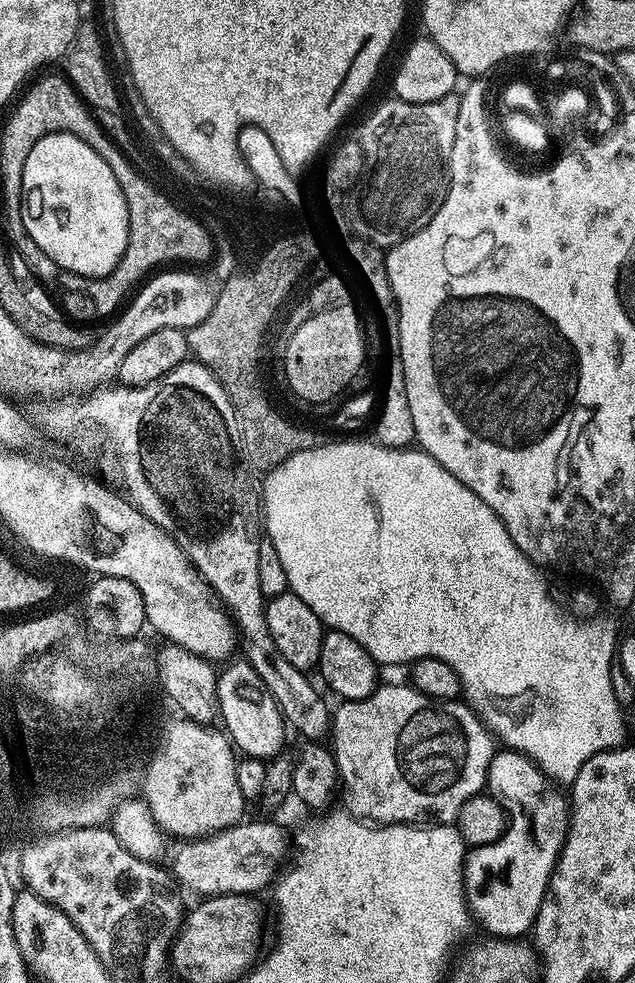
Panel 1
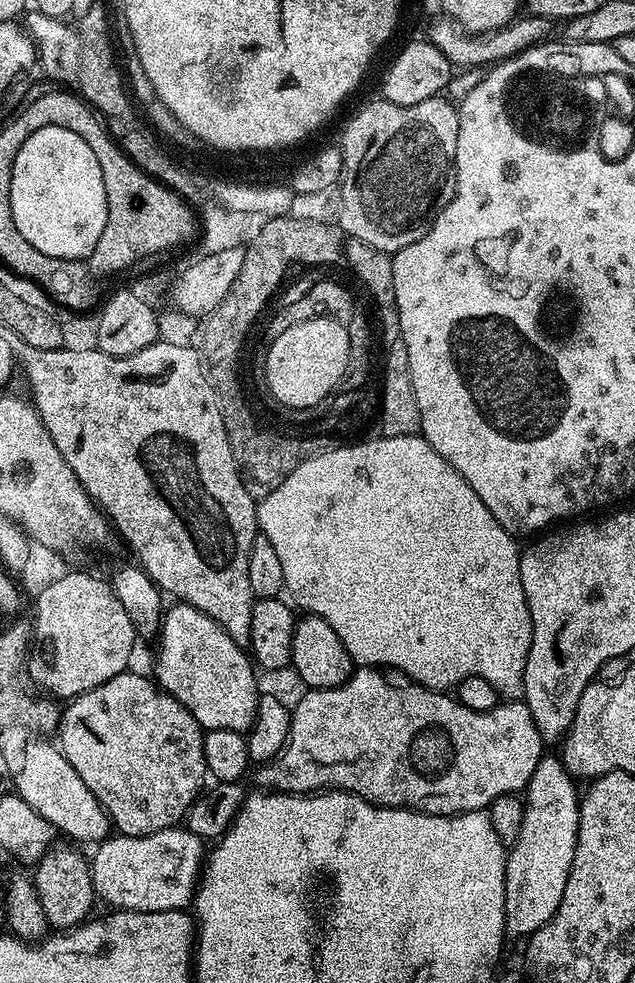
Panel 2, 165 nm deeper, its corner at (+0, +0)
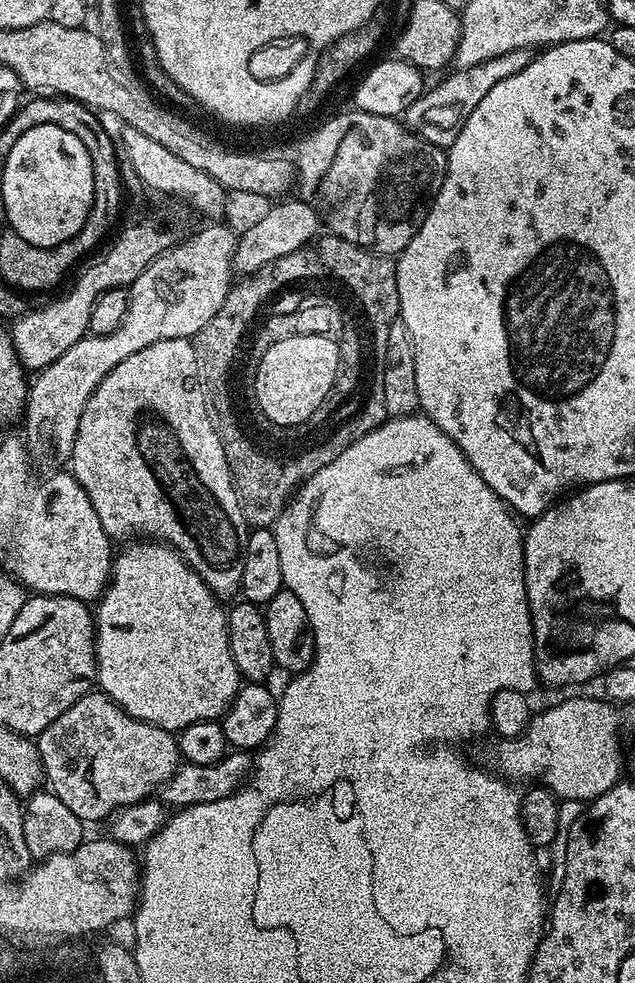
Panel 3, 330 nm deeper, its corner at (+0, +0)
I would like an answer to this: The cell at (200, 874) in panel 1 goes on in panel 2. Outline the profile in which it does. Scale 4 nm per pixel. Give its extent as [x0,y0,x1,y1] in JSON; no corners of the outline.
[90,827,206,912]

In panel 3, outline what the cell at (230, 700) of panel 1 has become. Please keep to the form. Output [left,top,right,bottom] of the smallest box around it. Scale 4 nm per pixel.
[94,538,242,734]

